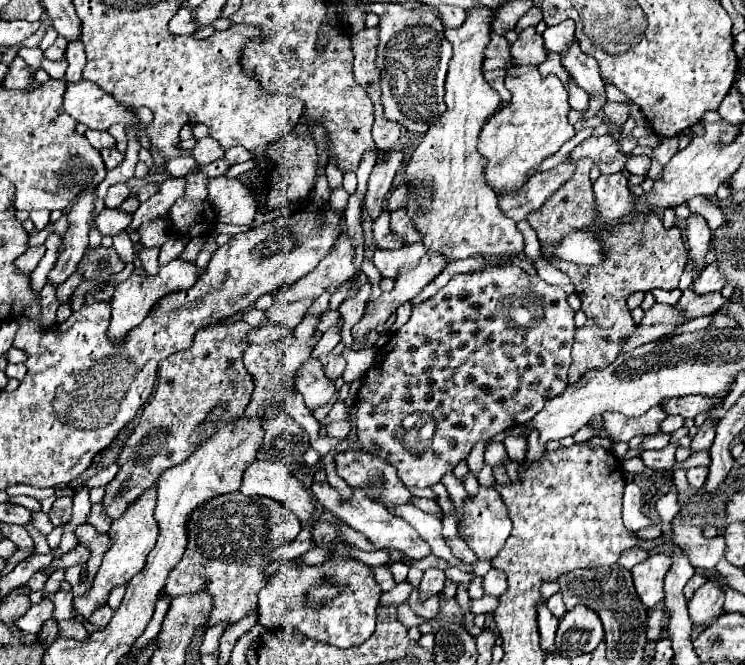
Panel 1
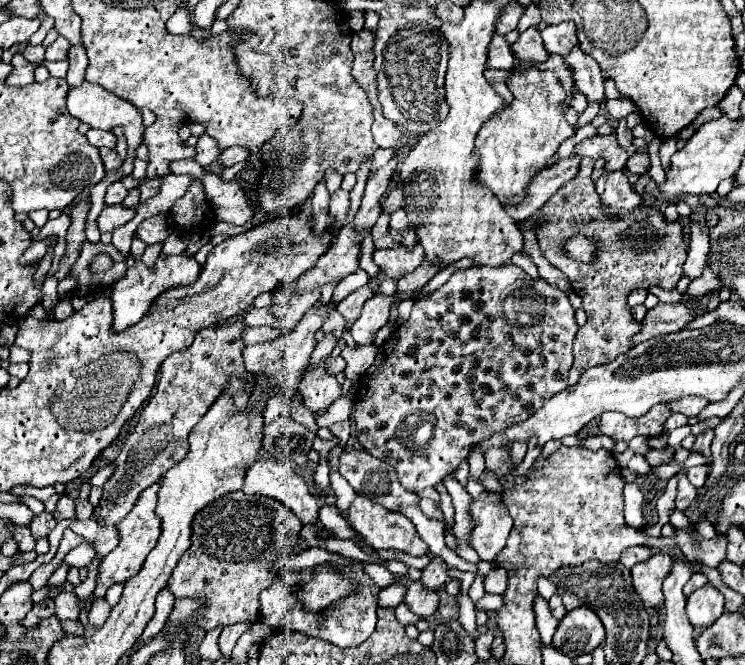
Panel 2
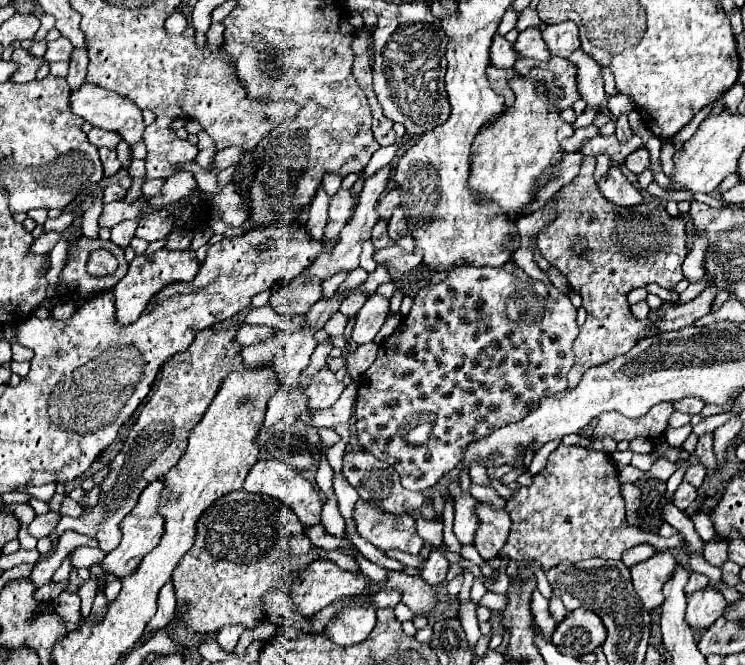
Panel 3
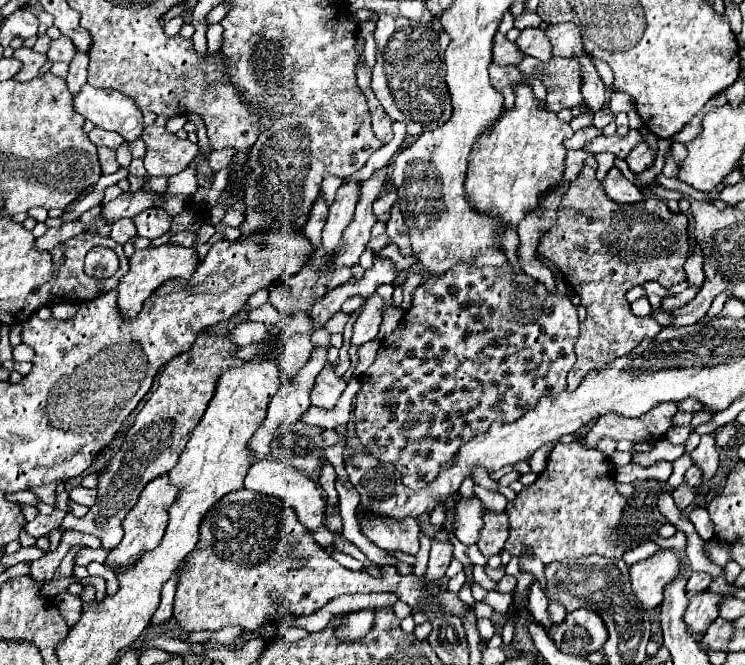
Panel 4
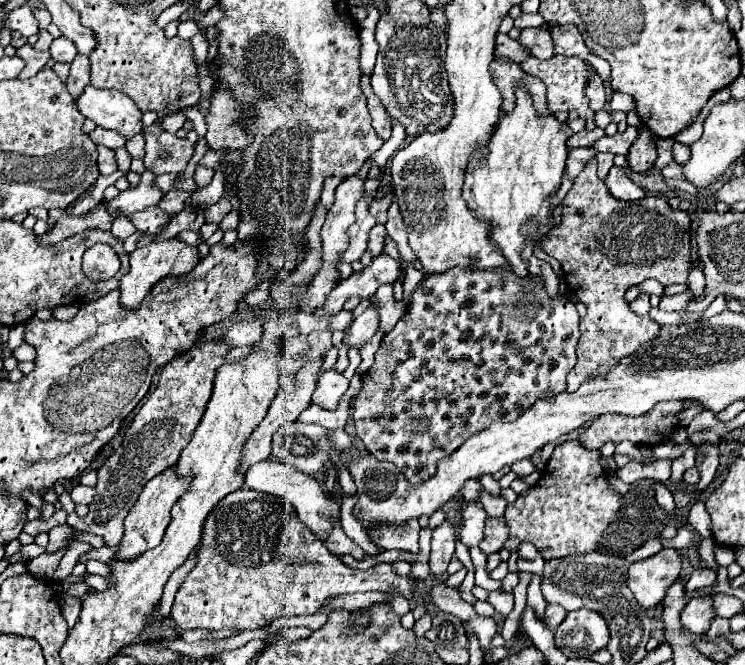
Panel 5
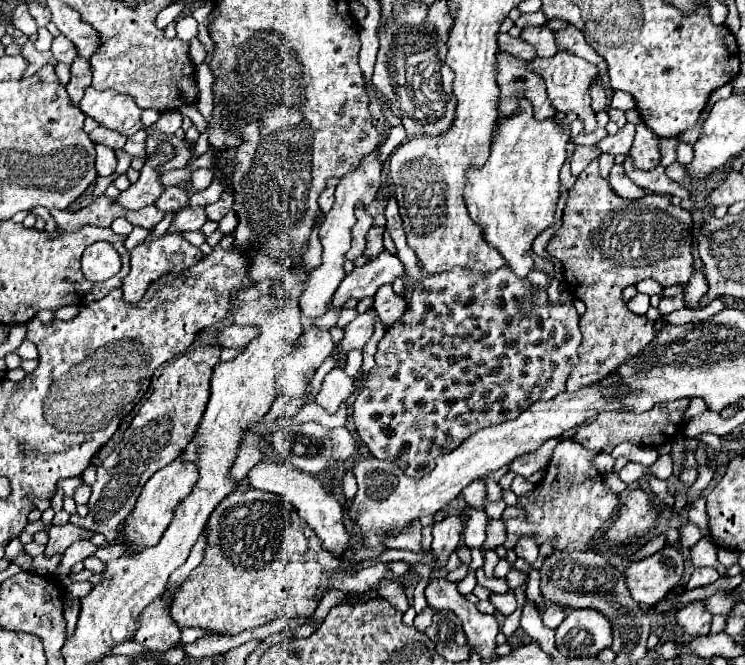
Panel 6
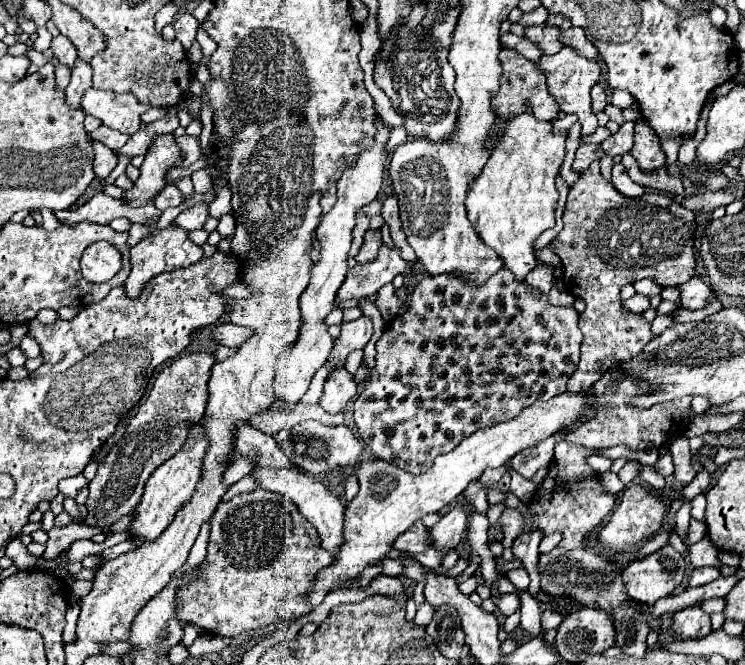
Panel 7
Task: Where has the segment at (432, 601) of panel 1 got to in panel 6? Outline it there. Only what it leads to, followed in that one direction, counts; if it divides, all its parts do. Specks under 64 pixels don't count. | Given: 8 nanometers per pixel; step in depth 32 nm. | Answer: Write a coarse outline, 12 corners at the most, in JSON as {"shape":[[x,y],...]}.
{"shape":[[234,492],[172,618],[234,636],[368,592],[288,500]]}

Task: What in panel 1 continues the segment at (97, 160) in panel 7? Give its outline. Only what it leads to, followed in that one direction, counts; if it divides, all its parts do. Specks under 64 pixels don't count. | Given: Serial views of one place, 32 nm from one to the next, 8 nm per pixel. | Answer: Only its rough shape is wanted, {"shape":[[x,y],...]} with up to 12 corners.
{"shape":[[116,148],[100,150],[108,170],[116,168],[124,156]]}

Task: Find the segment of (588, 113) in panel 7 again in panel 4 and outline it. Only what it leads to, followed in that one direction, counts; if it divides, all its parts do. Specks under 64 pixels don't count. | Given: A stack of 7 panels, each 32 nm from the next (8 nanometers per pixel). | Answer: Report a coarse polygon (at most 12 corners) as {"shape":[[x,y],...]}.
{"shape":[[526,56],[518,68],[548,88],[552,112],[584,104],[580,62]]}

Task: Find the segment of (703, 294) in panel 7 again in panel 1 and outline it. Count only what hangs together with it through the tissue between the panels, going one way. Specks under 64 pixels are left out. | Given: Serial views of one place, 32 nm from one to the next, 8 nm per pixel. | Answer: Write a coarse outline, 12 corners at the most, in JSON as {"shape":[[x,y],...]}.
{"shape":[[698,214],[686,220],[692,276],[704,268],[710,228]]}

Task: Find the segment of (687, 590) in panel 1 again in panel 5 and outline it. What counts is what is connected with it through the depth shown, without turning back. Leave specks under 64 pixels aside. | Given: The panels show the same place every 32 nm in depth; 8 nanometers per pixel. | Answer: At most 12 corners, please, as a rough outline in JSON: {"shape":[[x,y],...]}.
{"shape":[[696,568],[686,582],[686,594],[712,586],[718,574],[712,568]]}

